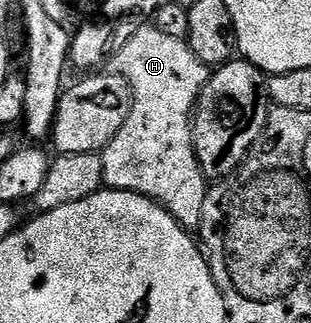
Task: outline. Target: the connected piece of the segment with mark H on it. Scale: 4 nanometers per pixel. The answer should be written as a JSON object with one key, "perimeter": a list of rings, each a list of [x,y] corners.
{"perimeter":[[[156,24],[141,25],[129,38],[125,41],[125,46],[121,50],[114,52],[111,57],[112,68],[121,76],[127,79],[127,83],[133,92],[133,102],[131,103],[131,115],[127,115],[127,123],[123,123],[123,127],[119,127],[119,135],[115,135],[115,139],[101,153],[101,162],[103,163],[103,175],[105,176],[105,185],[111,189],[119,191],[131,191],[138,193],[144,197],[149,197],[153,201],[157,201],[167,210],[172,217],[177,220],[183,228],[190,231],[200,230],[201,220],[203,219],[203,199],[207,192],[207,178],[205,172],[199,167],[199,159],[195,155],[195,147],[193,146],[193,108],[197,106],[199,95],[203,91],[203,87],[209,81],[211,76],[210,66],[197,58],[195,51],[191,51],[188,40],[180,41],[171,35],[164,34],[163,31],[157,29]]]}

